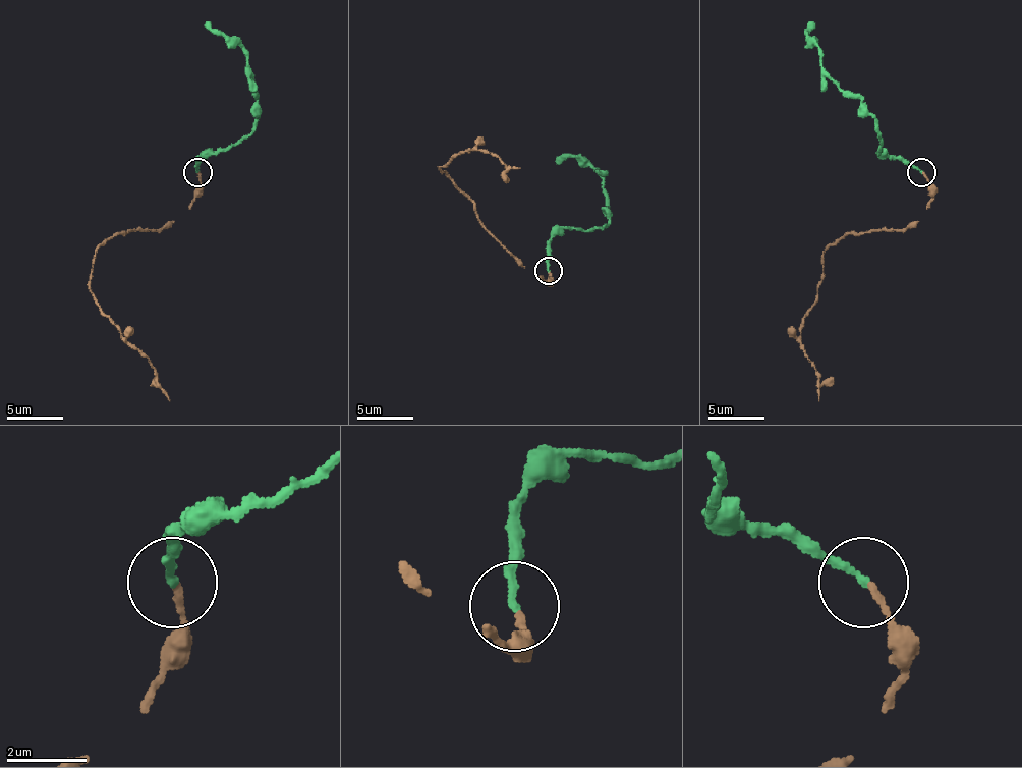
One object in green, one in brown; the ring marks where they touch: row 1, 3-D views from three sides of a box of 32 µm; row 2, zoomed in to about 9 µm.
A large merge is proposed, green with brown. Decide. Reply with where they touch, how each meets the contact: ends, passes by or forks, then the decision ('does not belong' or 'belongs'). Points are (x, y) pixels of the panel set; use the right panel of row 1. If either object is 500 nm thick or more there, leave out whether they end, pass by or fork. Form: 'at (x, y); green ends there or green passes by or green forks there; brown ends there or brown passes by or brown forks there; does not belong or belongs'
at (921, 172); green ends there; brown ends there; belongs

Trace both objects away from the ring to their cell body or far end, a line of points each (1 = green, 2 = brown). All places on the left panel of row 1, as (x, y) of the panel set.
1: (196, 173), (203, 156), (217, 148), (239, 145), (259, 117), (259, 97), (252, 74), (239, 47), (206, 21)
2: (196, 173), (200, 193), (174, 220), (160, 229), (118, 231), (93, 255), (91, 293), (155, 370), (169, 400)

